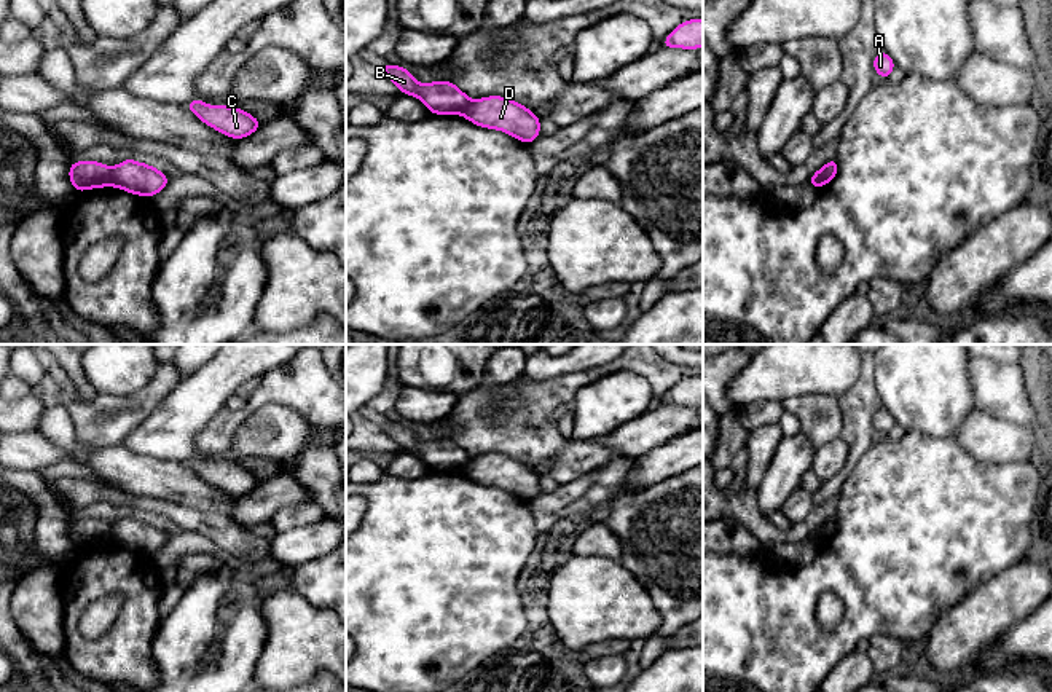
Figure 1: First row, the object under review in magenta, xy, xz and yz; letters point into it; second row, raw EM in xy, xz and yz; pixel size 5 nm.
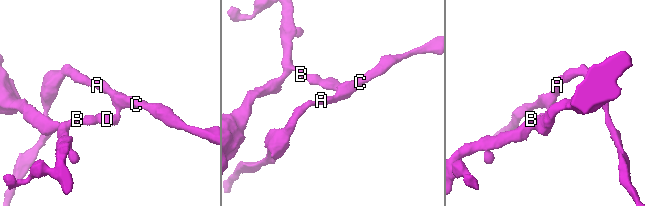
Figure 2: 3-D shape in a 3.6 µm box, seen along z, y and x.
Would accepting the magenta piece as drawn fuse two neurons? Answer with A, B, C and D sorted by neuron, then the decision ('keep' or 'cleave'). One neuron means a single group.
groups A C D / B; cleave

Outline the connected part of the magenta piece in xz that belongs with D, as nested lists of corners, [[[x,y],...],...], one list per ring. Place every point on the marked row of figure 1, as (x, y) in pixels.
[[[496,94],[470,100],[462,116],[480,128],[502,131],[528,145],[540,136],[540,118],[529,107]]]

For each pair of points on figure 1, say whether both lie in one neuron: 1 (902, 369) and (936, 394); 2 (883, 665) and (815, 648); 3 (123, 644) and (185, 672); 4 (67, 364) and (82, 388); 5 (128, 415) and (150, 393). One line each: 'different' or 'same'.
1: same
2: different
3: different
4: same
5: same

